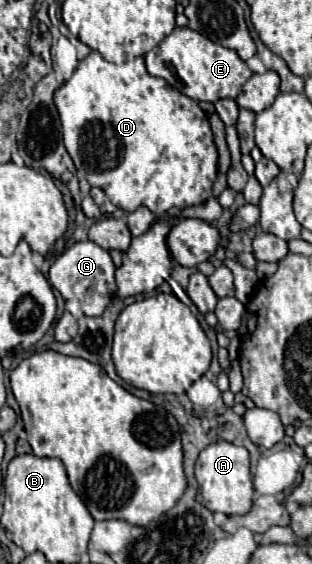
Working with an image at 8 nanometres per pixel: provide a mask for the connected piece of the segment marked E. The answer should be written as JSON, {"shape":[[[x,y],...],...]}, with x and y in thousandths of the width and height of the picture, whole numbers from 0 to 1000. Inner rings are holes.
{"shape":[[[564,48],[506,83],[494,83],[468,98],[468,122],[481,133],[532,140],[551,154],[583,154],[583,165],[622,179],[679,183],[699,176],[756,176],[776,151],[808,137],[808,126],[750,87],[679,76],[609,48]]]}

